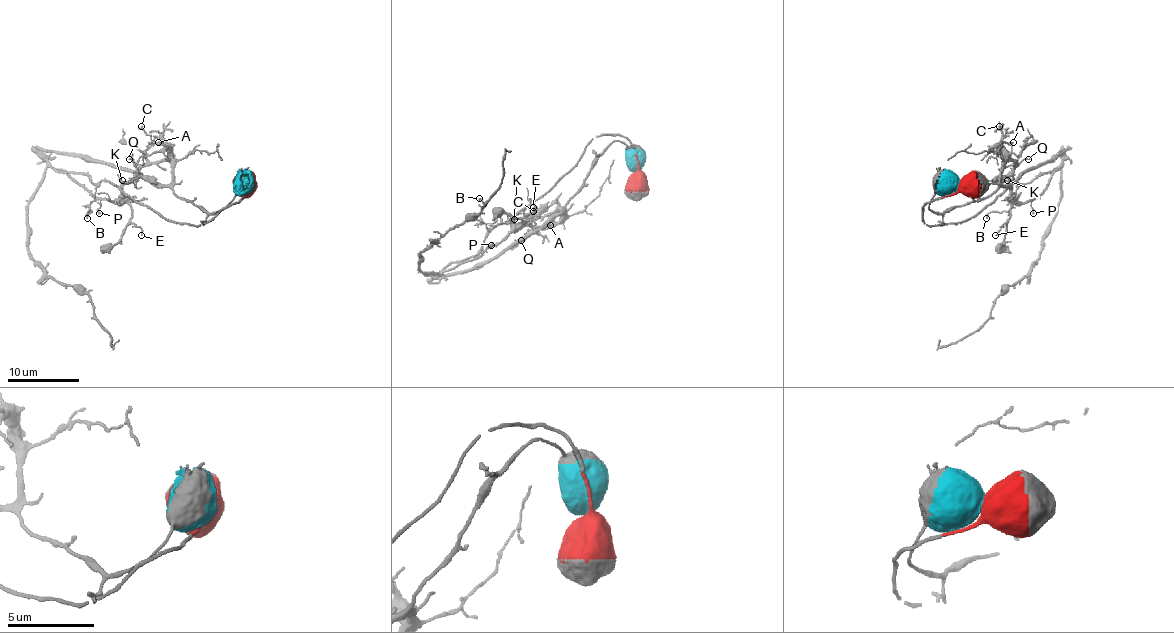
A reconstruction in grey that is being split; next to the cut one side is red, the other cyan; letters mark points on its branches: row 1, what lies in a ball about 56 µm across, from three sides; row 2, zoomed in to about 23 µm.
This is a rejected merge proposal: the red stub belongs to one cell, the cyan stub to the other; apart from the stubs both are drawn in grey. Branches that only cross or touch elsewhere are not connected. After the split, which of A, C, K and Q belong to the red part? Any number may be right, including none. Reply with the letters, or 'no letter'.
no letter

